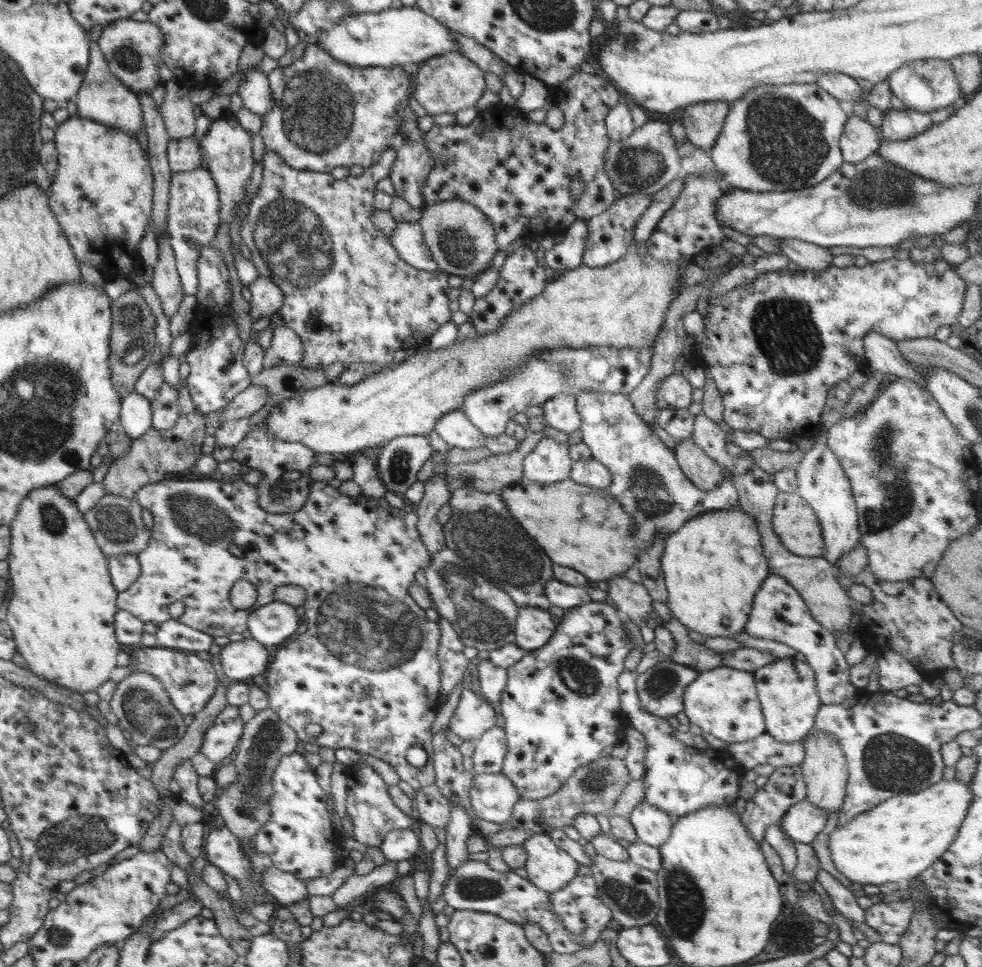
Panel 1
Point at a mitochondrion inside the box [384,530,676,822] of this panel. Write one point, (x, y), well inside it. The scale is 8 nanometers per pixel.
(464, 597)

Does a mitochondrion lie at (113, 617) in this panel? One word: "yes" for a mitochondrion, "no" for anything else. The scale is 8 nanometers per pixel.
no

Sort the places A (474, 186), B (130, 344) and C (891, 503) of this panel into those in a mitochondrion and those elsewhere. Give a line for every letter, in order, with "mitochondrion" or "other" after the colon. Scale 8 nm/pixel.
A: other
B: mitochondrion
C: mitochondrion

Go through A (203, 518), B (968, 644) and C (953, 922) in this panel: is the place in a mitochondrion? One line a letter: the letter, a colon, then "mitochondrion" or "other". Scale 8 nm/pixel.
A: mitochondrion
B: mitochondrion
C: other

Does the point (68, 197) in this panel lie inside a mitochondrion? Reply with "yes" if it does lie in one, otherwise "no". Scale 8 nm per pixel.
no

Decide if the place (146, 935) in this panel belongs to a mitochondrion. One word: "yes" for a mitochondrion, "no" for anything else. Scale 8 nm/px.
no

